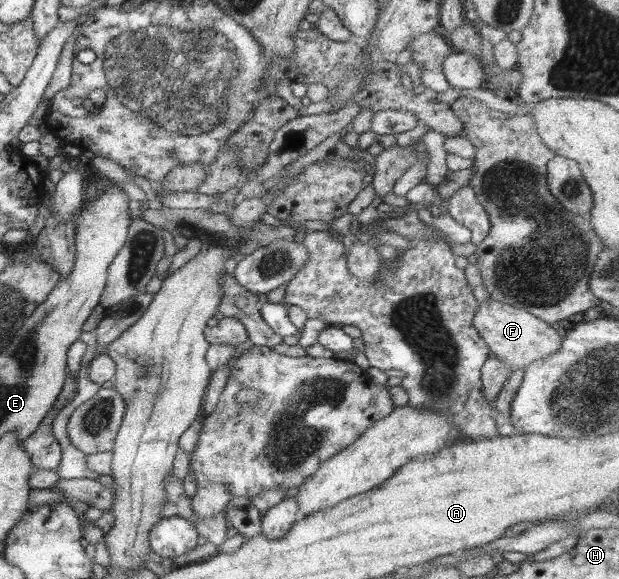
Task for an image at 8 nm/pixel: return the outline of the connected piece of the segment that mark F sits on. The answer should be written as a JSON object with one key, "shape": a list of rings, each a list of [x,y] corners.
{"shape":[[[491,299],[480,303],[480,307],[474,315],[473,326],[486,341],[492,352],[491,356],[498,357],[504,364],[508,364],[511,370],[526,369],[532,362],[548,358],[560,350],[563,341],[563,337],[550,324],[540,318],[529,314],[526,310],[521,310],[519,307]]]}

